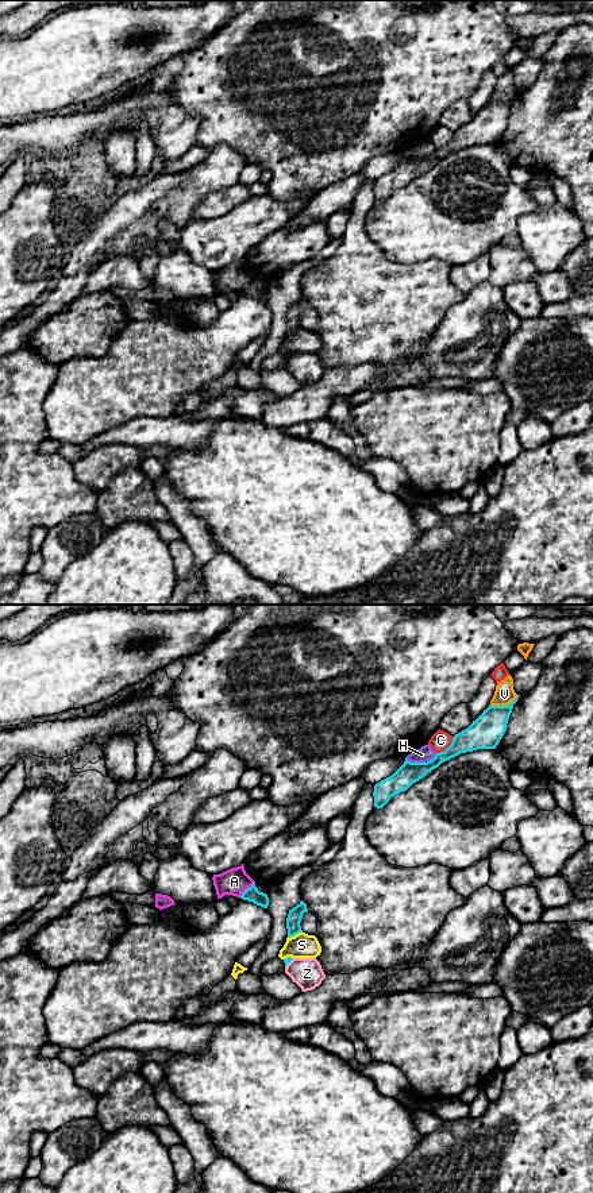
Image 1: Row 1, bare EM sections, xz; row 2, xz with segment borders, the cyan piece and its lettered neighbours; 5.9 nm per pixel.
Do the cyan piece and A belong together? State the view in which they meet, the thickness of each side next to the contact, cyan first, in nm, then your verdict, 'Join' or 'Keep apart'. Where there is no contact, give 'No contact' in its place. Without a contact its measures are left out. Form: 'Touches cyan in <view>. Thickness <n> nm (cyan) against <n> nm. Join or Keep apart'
Touches cyan in xz. Thickness 90 nm (cyan) against 160 nm. Keep apart

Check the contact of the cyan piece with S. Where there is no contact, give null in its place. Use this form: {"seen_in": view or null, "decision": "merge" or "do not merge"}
{"seen_in": "xz", "decision": "do not merge"}

